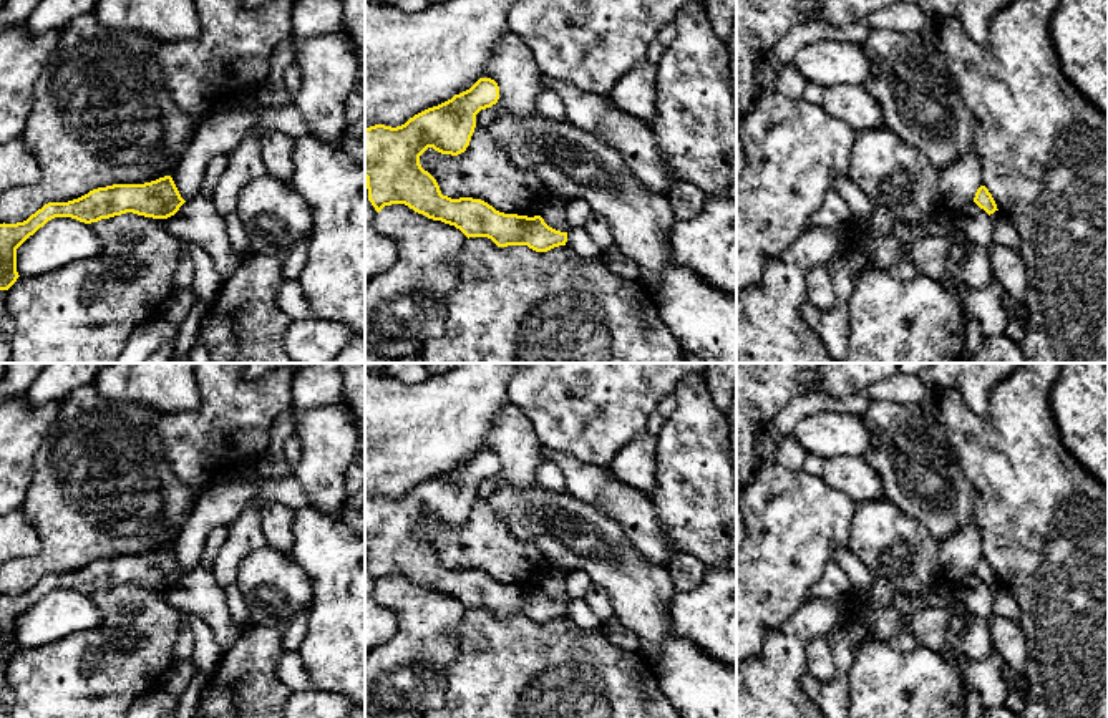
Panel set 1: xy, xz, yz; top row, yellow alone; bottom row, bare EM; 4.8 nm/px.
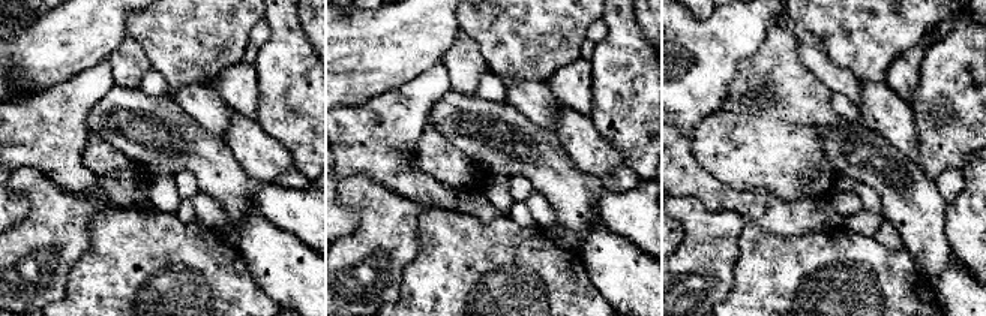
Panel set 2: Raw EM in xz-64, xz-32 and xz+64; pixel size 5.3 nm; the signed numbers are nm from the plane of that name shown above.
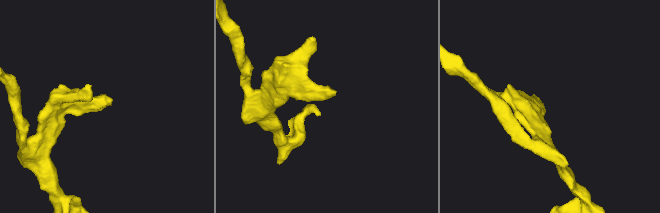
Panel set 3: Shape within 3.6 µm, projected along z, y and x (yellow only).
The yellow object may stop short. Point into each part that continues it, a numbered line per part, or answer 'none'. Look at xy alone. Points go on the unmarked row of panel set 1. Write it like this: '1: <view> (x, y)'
none

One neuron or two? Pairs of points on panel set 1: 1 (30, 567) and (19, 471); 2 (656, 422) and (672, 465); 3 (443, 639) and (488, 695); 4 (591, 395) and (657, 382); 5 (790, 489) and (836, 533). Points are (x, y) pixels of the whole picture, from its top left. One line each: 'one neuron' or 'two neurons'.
1: two neurons
2: two neurons
3: two neurons
4: one neuron
5: one neuron

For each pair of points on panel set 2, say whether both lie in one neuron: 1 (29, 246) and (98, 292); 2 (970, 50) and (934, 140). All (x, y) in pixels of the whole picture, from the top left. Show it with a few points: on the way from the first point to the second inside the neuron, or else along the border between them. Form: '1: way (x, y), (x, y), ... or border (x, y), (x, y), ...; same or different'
1: border (89, 244), (72, 267), (66, 294), (60, 300); different
2: way (955, 72), (955, 87), (934, 111), (934, 117); same

